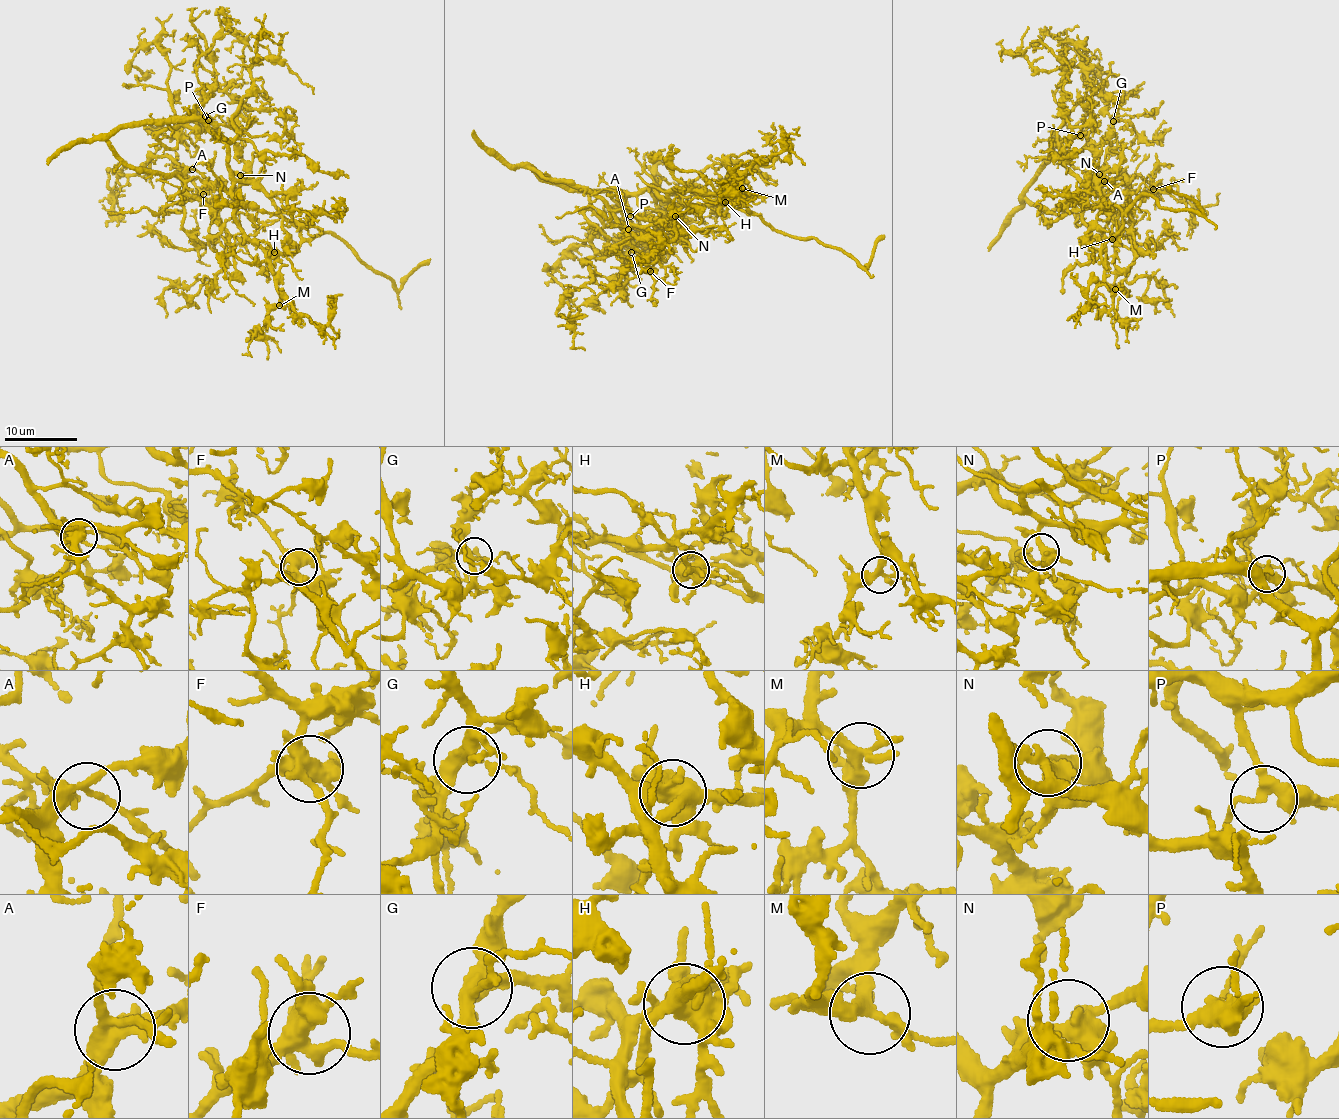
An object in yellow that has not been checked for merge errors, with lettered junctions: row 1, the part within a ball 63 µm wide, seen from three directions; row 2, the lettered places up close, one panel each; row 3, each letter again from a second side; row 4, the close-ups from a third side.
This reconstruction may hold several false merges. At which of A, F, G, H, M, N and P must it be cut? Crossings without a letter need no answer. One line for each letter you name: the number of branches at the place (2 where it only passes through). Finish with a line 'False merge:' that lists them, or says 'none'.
H: branches 8
False merge: H

